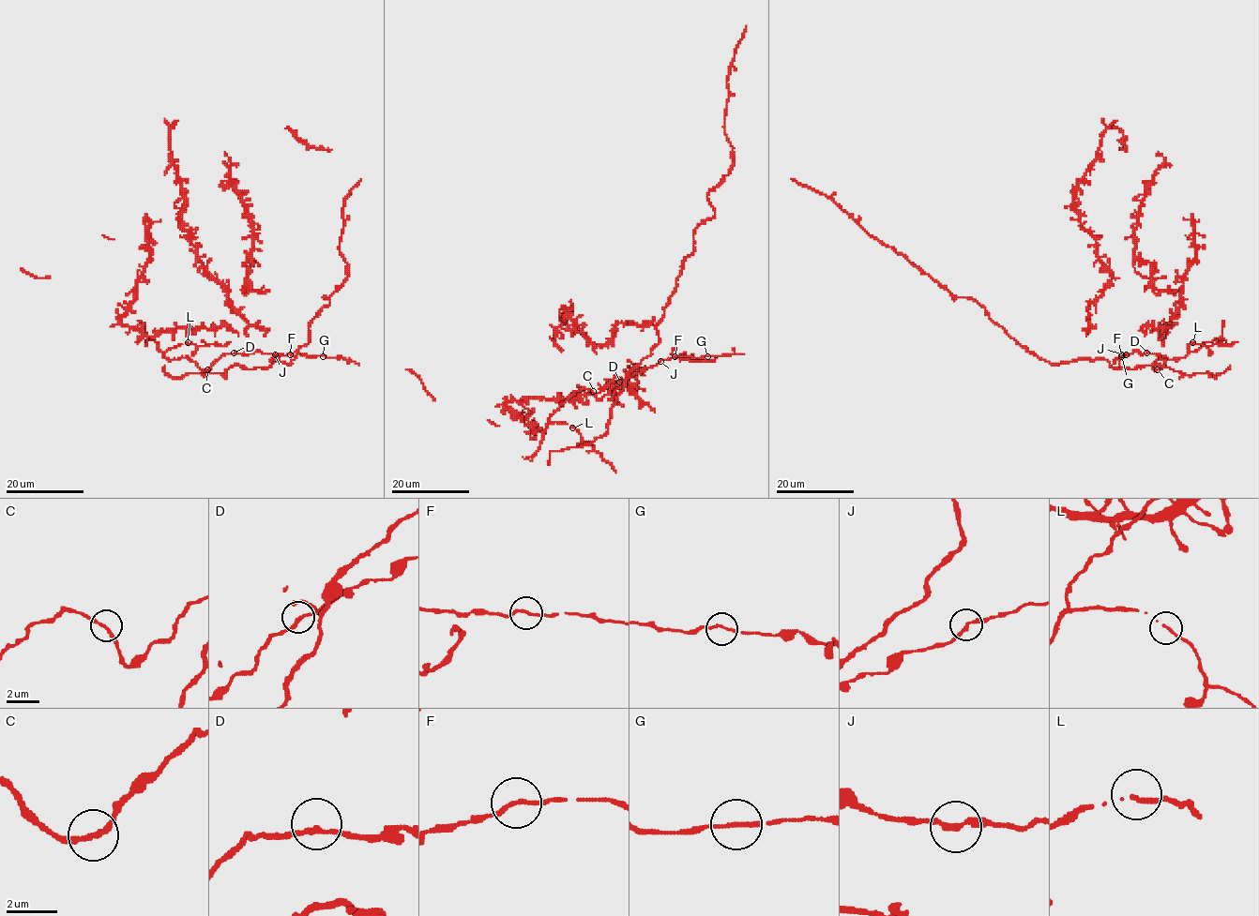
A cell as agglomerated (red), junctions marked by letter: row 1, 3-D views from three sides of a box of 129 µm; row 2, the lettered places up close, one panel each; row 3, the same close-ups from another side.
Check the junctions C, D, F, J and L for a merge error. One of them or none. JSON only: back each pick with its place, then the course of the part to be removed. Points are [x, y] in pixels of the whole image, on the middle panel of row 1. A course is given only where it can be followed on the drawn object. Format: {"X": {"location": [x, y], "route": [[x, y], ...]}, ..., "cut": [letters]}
{"cut": []}

